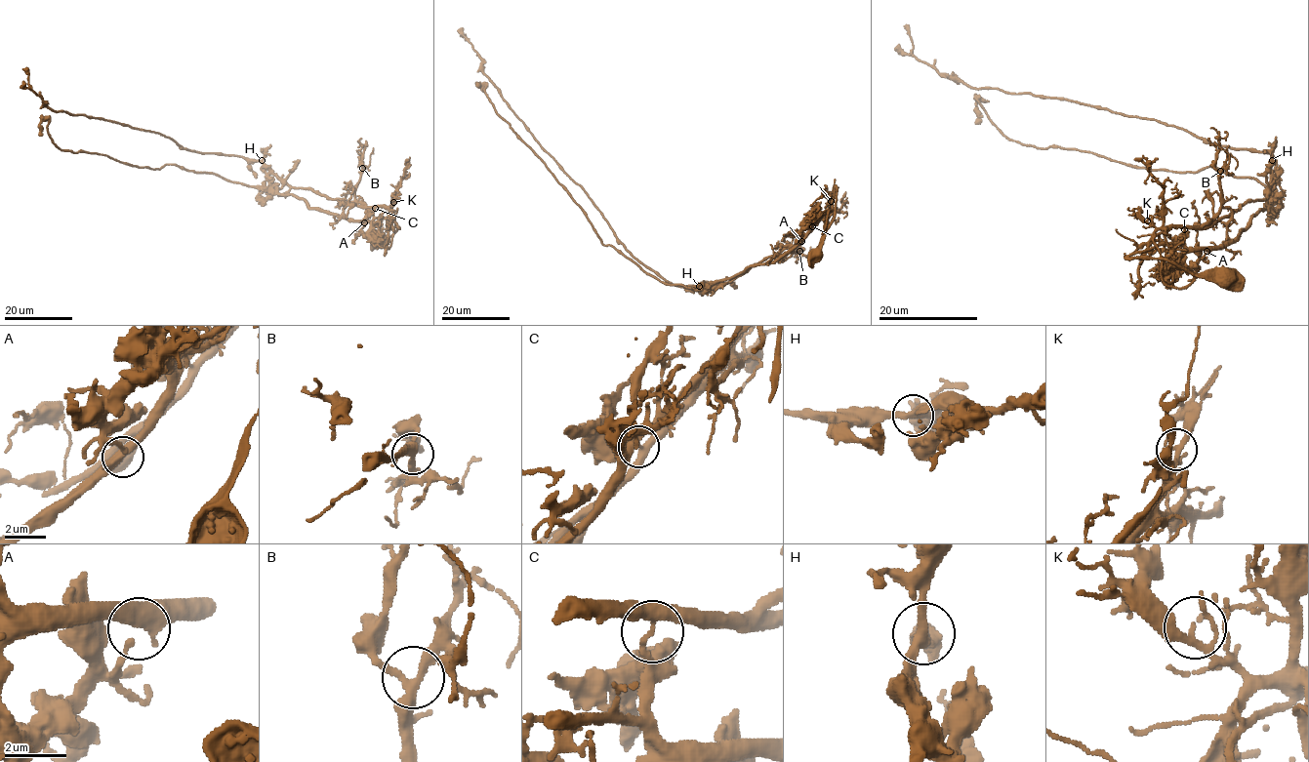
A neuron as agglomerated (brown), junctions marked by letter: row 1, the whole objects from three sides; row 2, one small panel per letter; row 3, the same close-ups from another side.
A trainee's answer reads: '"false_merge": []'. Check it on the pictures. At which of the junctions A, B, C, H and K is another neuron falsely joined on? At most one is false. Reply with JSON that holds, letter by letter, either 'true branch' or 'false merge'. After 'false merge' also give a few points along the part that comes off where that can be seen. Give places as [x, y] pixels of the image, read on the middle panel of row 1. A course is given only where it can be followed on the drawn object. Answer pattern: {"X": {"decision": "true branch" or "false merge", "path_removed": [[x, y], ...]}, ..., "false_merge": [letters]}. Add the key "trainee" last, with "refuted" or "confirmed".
{"A": {"decision": "true branch"}, "B": {"decision": "true branch"}, "C": {"decision": "false merge", "path_removed": [[812, 226], [794, 245], [727, 282], [699, 286], [667, 282], [625, 248], [483, 72], [472, 45], [460, 36]]}, "H": {"decision": "true branch"}, "K": {"decision": "true branch"}, "false_merge": ["C"], "trainee": "refuted"}

